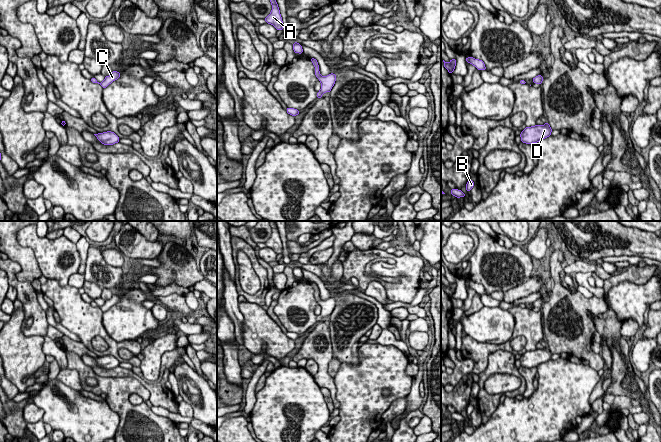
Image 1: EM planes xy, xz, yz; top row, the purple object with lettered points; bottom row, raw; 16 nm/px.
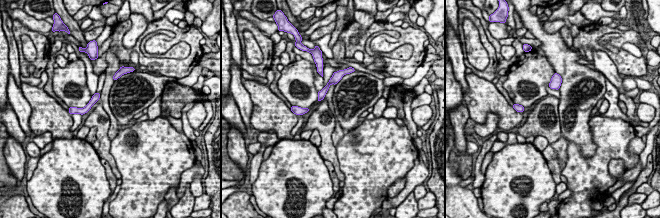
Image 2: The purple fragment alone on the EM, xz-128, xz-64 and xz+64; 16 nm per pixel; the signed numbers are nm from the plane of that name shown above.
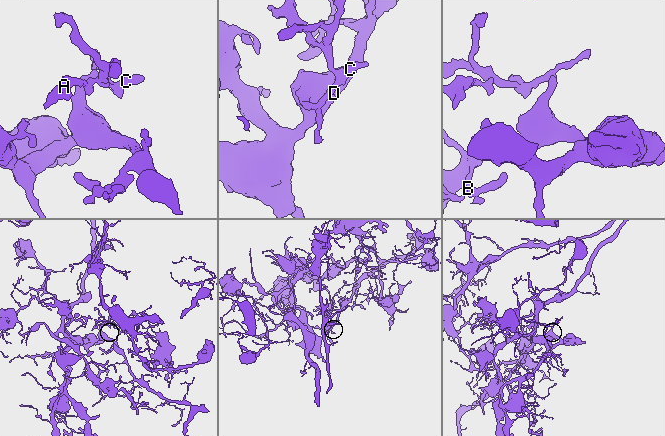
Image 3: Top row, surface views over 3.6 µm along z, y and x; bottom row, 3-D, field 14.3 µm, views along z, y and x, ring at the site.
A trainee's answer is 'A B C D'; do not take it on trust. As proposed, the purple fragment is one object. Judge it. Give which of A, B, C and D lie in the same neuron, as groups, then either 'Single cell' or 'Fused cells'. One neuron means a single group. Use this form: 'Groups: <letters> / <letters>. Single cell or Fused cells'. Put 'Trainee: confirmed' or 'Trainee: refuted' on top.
Trainee: confirmed
Groups: A B C D. Single cell

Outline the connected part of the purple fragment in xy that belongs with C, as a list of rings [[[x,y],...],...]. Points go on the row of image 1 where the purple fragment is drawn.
[[[113,71],[109,76],[106,76],[105,79],[104,79],[104,81],[101,82],[101,83],[99,83],[99,82],[95,79],[95,77],[91,78],[90,80],[92,81],[92,83],[98,83],[98,84],[100,84],[100,85],[103,87],[103,89],[104,89],[104,88],[106,88],[109,84],[111,84],[113,81],[117,80],[119,77],[120,77],[120,73],[117,72],[117,71]]]

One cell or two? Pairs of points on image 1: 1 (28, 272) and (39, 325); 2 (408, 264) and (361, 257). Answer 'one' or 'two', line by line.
1: two
2: one

